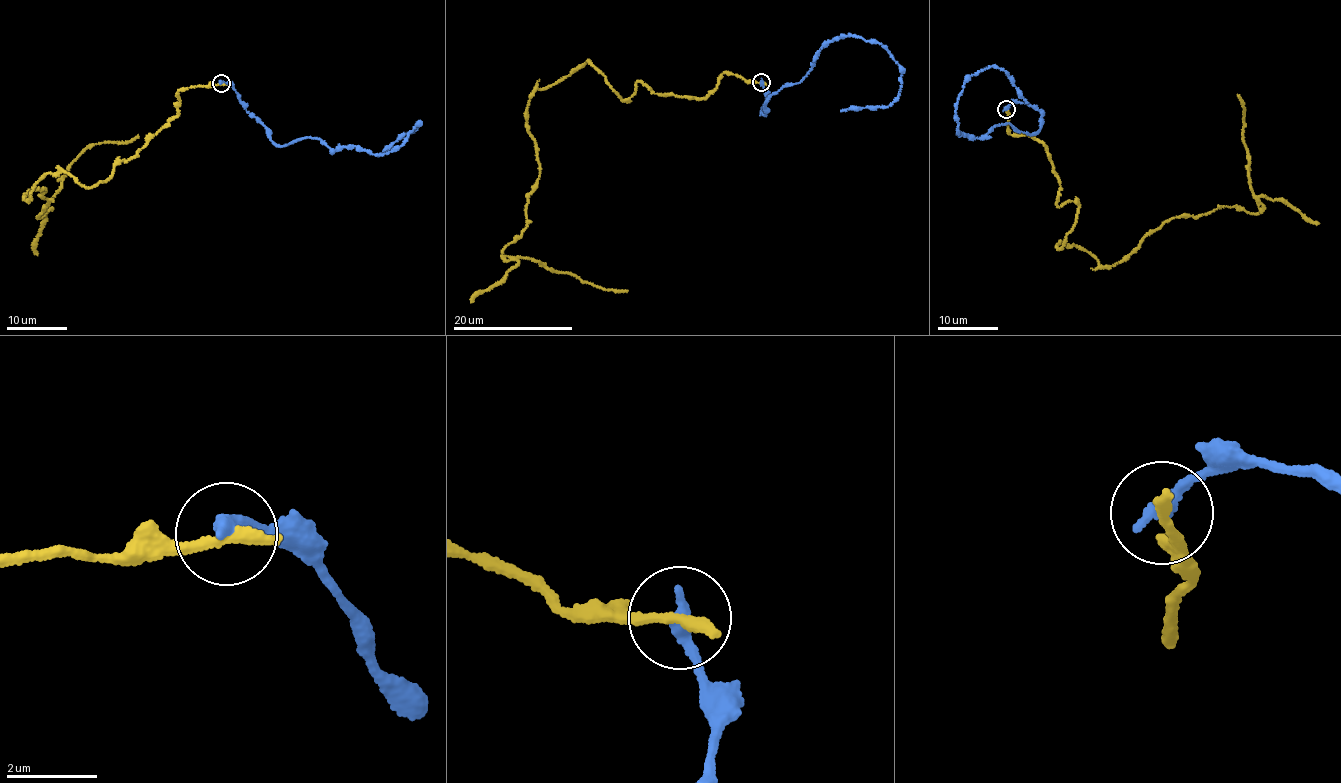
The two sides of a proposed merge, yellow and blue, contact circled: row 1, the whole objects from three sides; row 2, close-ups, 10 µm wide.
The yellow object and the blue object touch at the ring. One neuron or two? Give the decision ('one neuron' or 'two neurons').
two neurons

